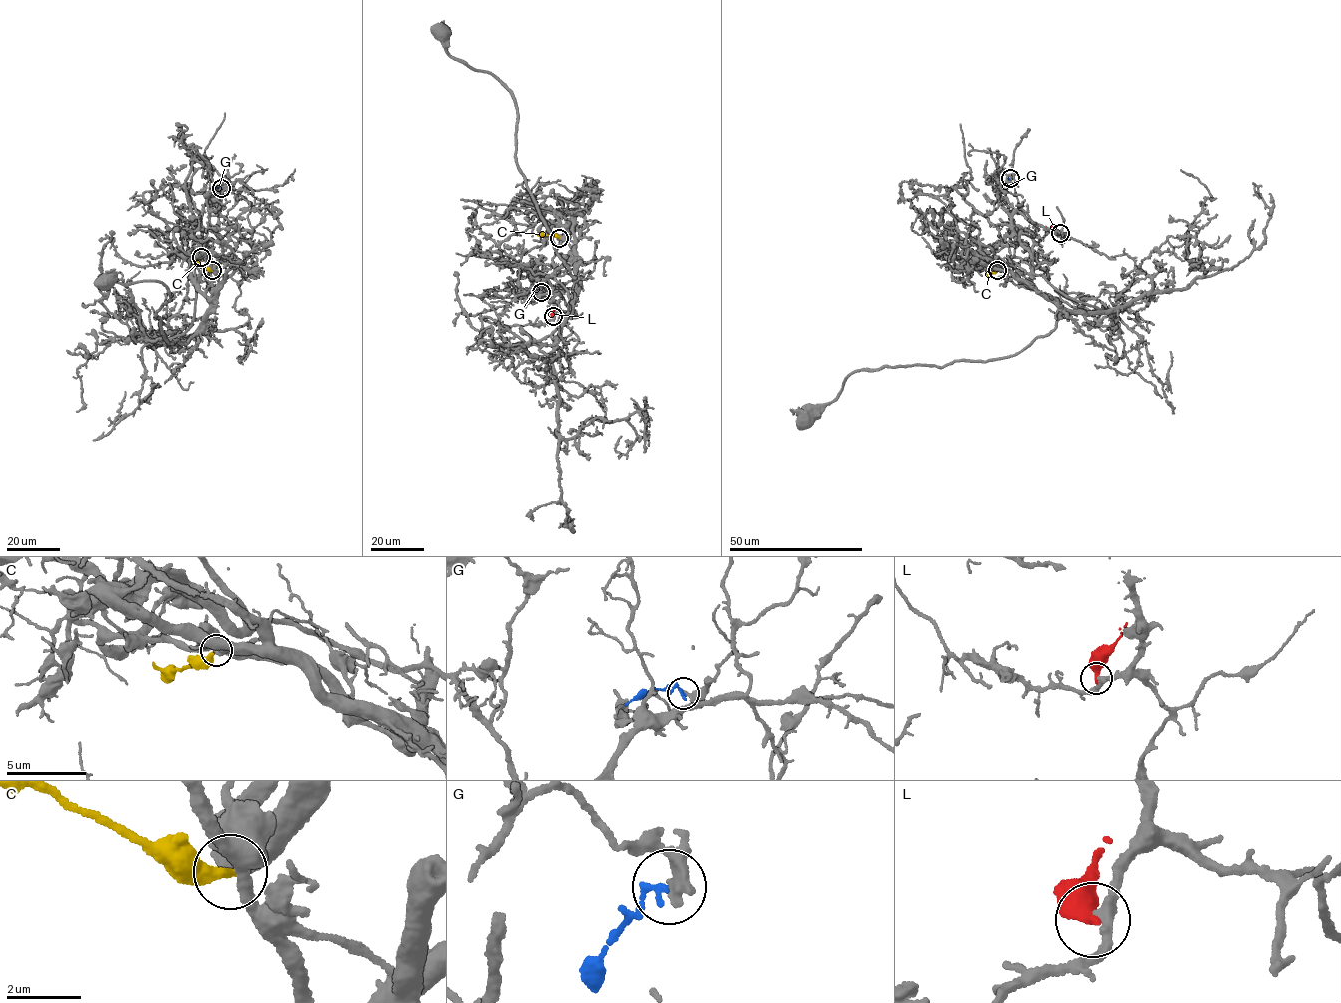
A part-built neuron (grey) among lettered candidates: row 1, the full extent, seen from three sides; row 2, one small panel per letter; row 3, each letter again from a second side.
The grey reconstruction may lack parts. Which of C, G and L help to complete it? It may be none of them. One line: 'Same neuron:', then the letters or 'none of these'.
Same neuron: none of these

